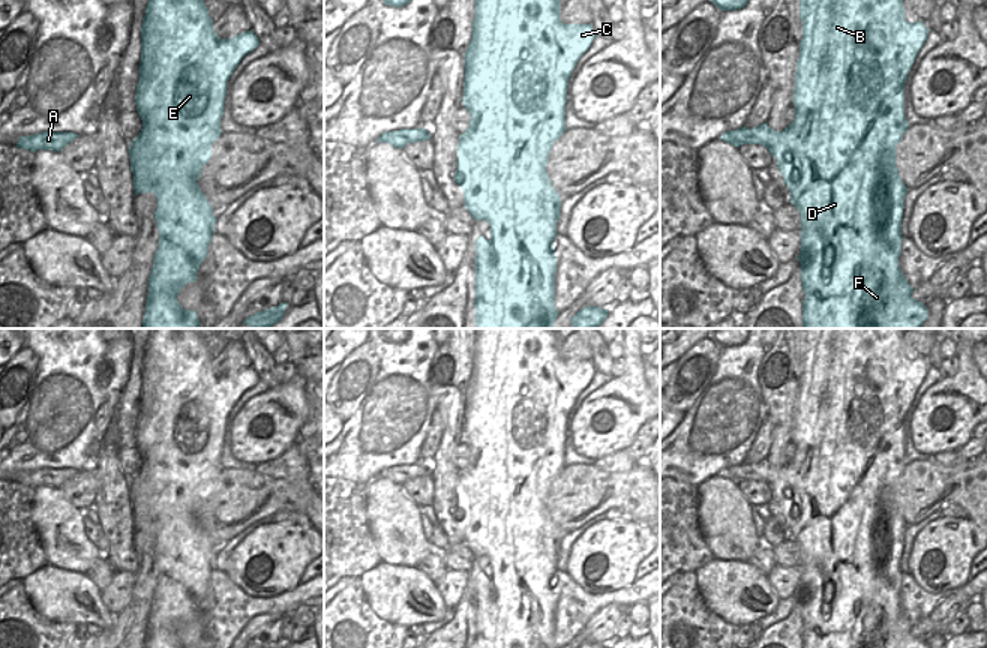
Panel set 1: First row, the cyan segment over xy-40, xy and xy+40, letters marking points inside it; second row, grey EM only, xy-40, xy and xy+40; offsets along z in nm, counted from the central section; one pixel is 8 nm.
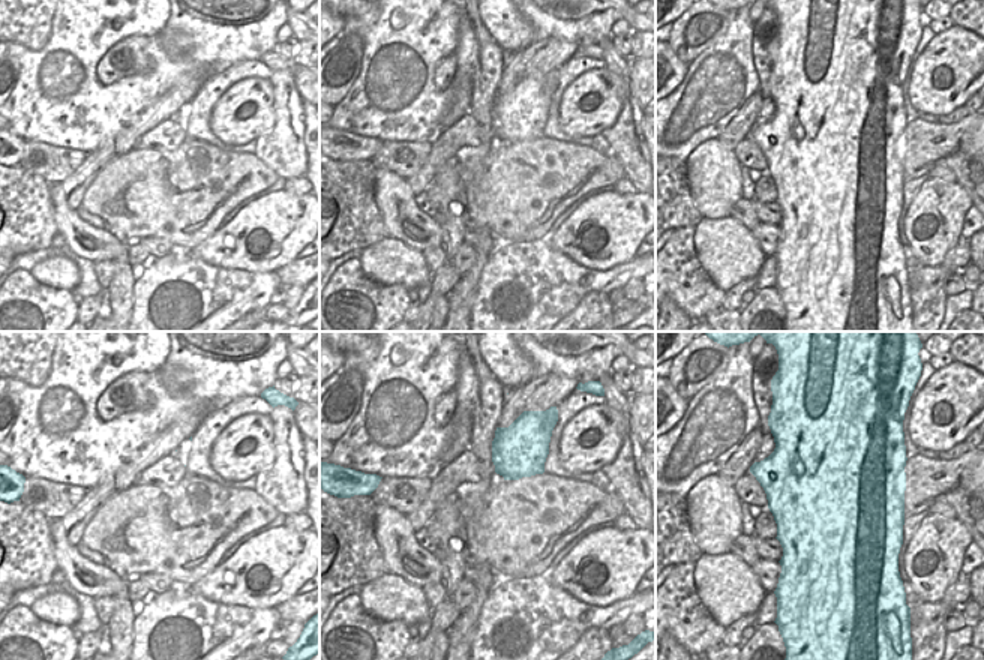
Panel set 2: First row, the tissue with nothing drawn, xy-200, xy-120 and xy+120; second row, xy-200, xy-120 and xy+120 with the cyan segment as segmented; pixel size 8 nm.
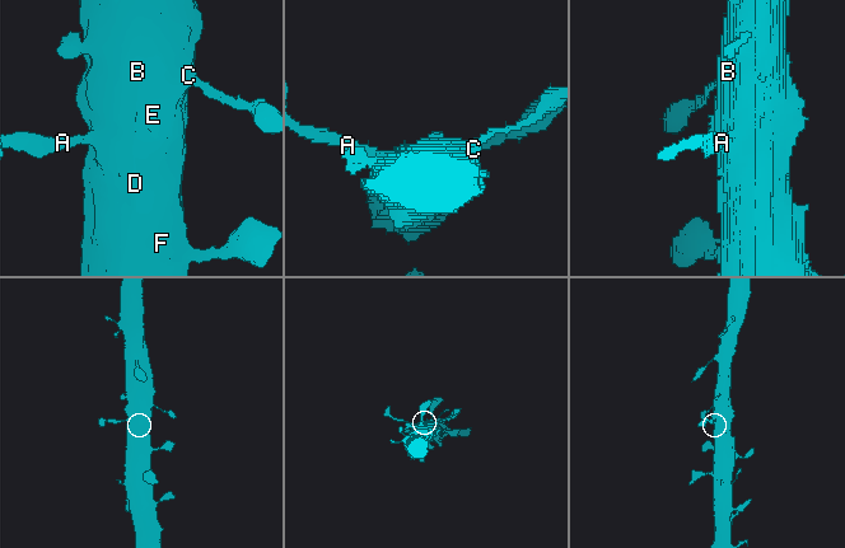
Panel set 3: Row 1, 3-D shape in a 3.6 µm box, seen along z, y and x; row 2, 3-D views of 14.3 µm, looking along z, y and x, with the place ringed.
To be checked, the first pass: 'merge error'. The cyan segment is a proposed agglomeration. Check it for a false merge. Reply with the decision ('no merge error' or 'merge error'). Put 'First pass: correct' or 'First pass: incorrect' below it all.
no merge error
First pass: incorrect

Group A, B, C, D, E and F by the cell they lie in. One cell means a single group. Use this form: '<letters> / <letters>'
A B C D E F

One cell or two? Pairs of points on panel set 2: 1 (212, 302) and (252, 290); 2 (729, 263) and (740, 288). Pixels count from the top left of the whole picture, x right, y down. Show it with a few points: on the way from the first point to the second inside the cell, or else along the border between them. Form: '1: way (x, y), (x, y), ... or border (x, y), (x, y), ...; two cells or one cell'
1: way (222, 296), (242, 291); one cell
2: border (755, 276), (747, 276), (725, 291); two cells

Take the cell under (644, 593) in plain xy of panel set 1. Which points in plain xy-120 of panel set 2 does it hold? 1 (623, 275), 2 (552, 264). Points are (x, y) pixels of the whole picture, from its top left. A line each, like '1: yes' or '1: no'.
1: yes
2: yes

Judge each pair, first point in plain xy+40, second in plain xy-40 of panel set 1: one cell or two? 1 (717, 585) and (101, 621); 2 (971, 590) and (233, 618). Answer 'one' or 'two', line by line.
1: one
2: one

